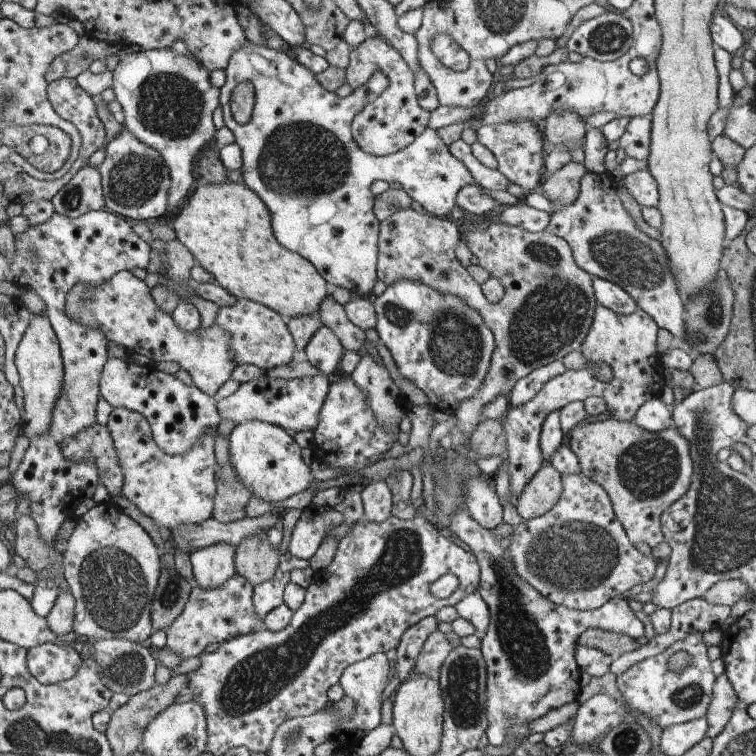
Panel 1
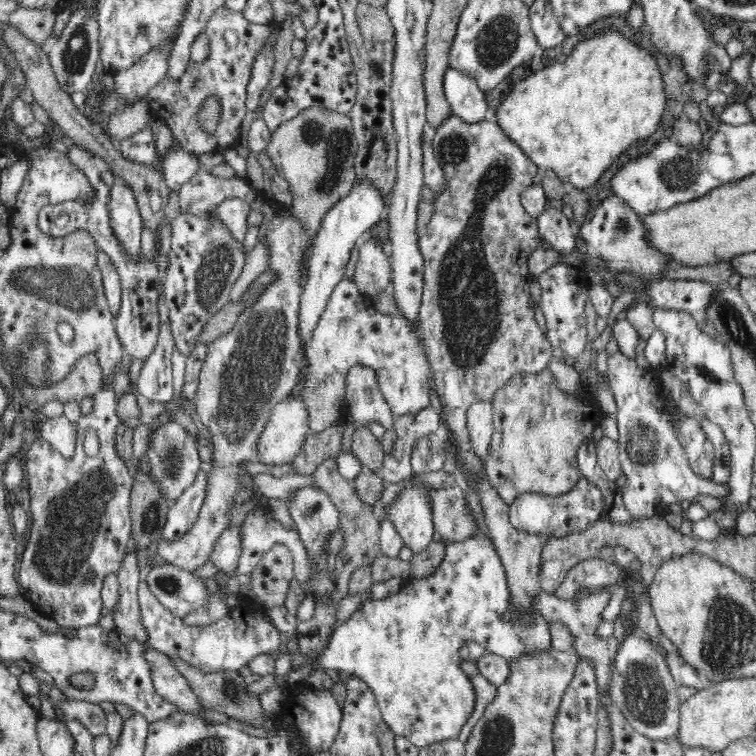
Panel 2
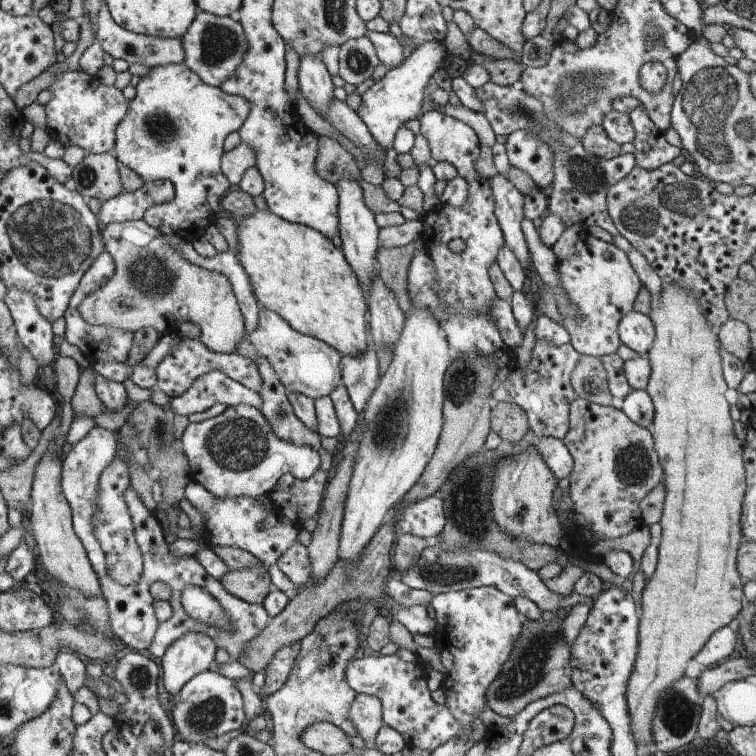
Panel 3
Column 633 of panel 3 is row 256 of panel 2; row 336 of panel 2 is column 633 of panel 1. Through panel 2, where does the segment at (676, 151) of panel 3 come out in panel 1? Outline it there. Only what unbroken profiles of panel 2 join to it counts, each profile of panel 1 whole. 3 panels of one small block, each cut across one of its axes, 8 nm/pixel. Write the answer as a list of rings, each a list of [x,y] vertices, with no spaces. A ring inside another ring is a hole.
[[[636,116],[628,122],[627,132],[619,139],[620,149],[627,157],[638,161],[647,161],[650,155],[650,118]]]

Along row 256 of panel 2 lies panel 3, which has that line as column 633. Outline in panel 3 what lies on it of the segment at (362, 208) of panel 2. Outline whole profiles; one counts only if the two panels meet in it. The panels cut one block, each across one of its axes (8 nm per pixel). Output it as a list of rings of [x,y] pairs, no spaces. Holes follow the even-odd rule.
[[[631,311],[619,323],[622,344],[646,356],[655,341],[655,326],[648,315]]]

